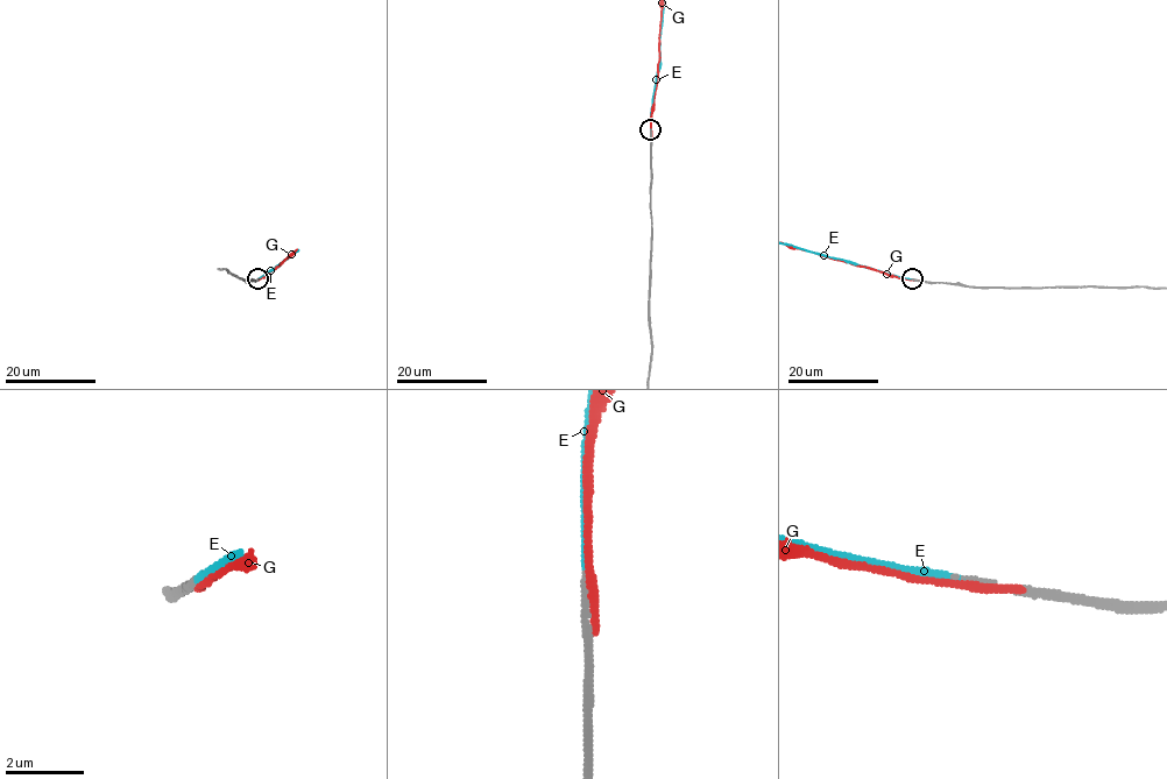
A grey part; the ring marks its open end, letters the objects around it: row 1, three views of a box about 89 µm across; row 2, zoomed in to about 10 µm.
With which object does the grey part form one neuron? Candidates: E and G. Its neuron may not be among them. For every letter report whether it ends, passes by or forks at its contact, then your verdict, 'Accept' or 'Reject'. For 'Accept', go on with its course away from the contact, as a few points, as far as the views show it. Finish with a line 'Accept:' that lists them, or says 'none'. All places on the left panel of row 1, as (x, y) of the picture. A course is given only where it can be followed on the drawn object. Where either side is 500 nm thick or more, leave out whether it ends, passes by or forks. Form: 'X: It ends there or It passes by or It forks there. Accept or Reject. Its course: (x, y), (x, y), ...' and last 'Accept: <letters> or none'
E: It ends there. Accept
G: It ends there. Reject
Accept: E

